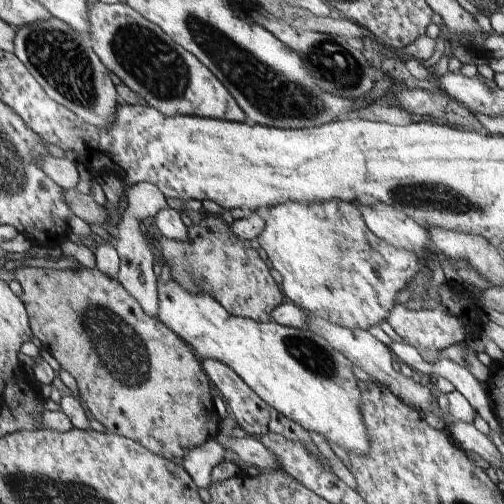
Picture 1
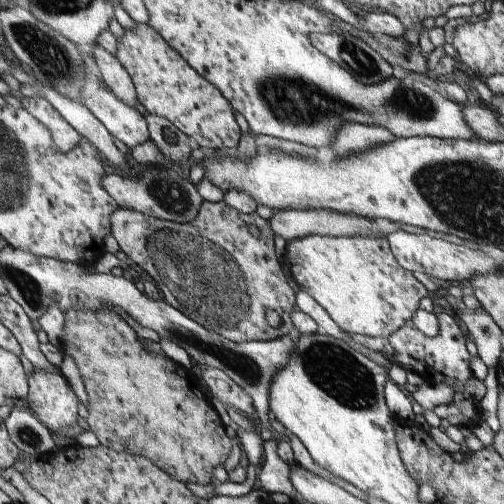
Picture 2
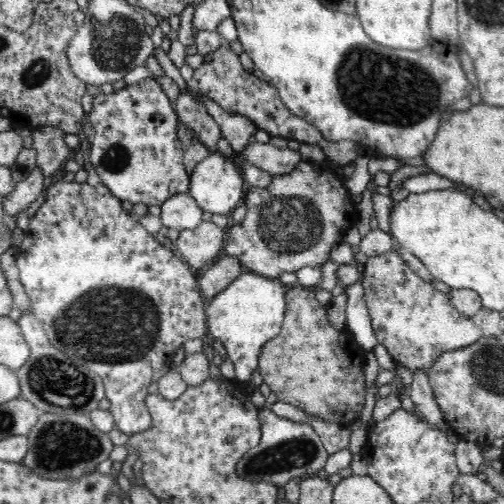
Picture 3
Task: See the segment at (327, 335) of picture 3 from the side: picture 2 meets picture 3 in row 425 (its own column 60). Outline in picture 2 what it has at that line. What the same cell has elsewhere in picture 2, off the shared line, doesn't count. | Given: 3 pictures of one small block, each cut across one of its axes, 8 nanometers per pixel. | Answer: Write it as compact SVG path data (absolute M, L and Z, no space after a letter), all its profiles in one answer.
M73 310L63 312L63 336L57 346L63 356L71 356L79 368L87 392L87 426L97 436L99 446L111 448L115 452L127 452L135 456L149 458L157 468L173 476L183 484L213 484L211 470L225 462L231 438L225 436L225 426L217 418L211 398L197 384L197 378L191 370L175 364L169 358L153 356L143 348L141 338L135 330L119 318L113 310Z

